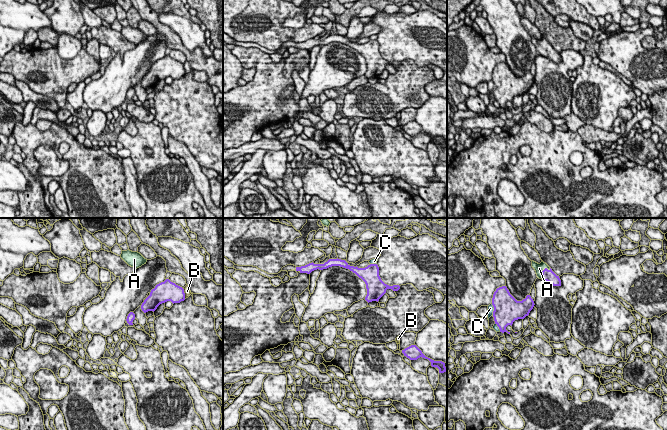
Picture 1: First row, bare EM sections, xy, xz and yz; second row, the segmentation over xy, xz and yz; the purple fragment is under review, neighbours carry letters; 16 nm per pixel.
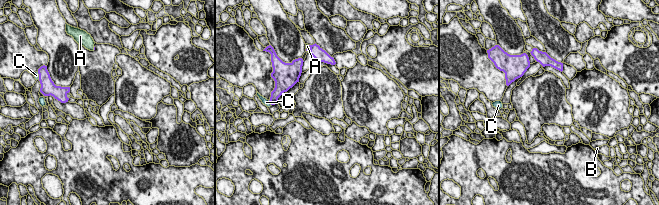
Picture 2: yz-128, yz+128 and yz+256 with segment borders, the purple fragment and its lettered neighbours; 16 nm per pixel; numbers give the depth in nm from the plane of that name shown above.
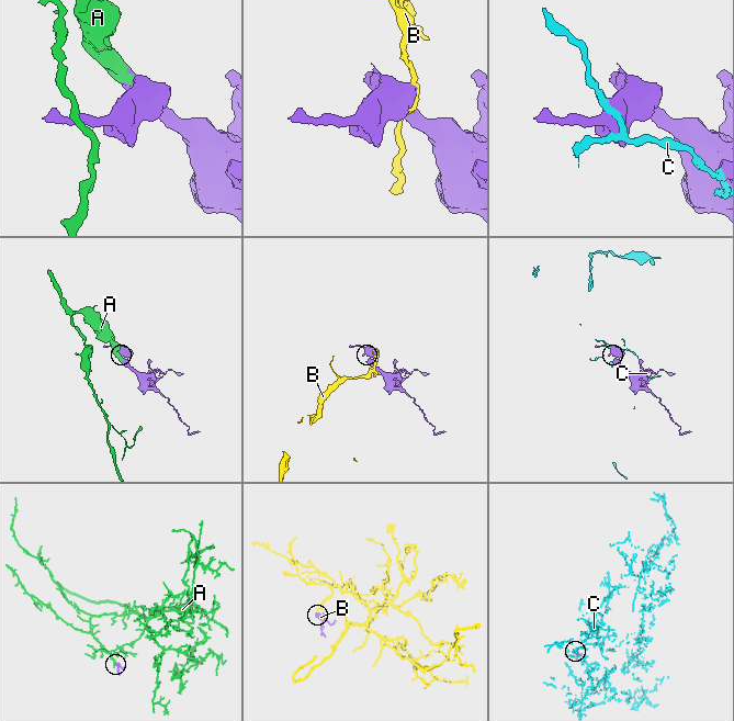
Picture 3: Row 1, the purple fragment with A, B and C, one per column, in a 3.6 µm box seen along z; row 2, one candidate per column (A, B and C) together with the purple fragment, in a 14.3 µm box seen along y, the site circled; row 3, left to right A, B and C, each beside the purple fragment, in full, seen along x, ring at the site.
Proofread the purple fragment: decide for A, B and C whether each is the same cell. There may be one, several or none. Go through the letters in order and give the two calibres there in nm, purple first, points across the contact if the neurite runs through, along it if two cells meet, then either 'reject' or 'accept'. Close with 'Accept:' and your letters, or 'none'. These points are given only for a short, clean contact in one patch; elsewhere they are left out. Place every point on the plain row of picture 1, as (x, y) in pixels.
A: 190/140 nm | accept
B: 320/100 nm | along xy (182, 64), (185, 74) | reject
C: 440/100 nm | reject
Accept: A

